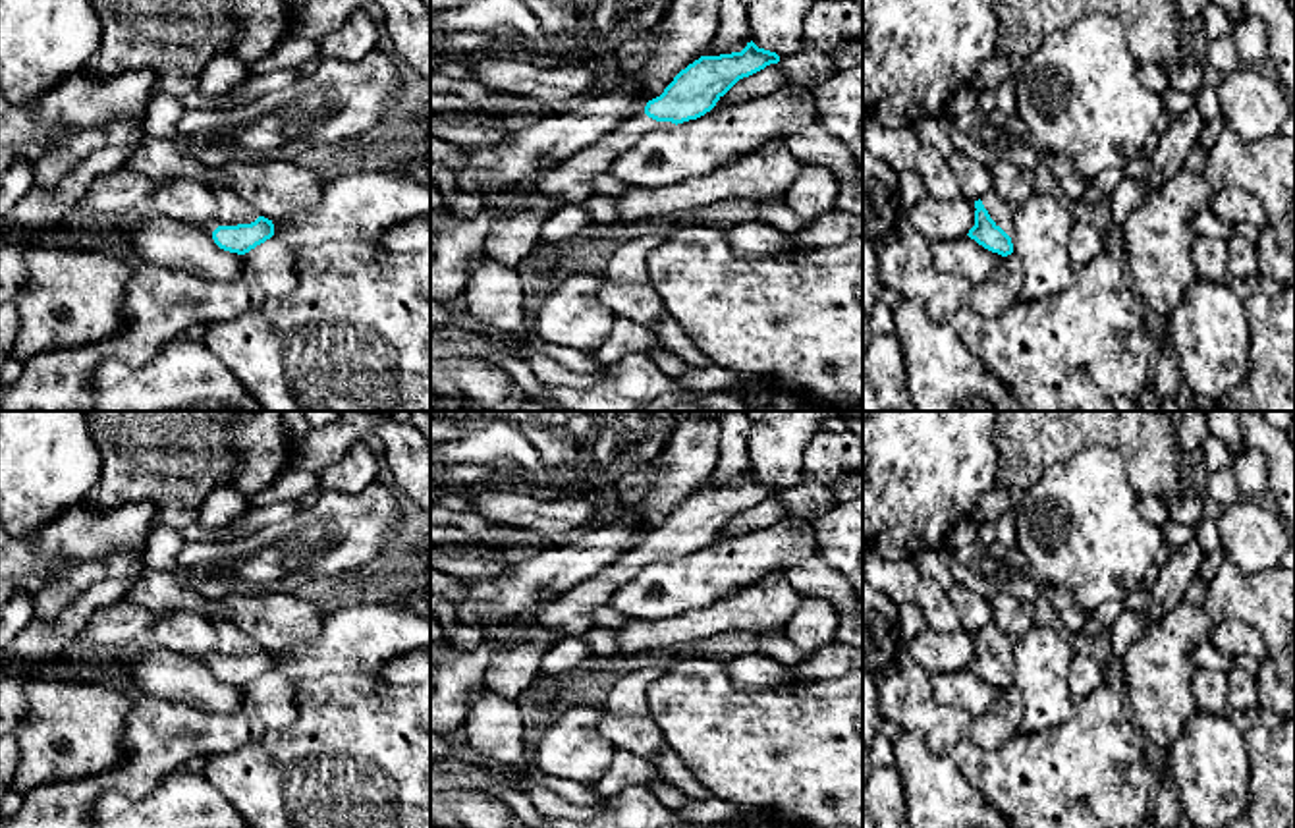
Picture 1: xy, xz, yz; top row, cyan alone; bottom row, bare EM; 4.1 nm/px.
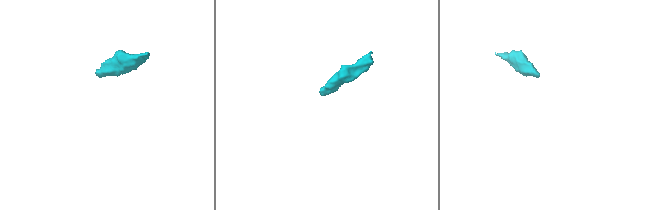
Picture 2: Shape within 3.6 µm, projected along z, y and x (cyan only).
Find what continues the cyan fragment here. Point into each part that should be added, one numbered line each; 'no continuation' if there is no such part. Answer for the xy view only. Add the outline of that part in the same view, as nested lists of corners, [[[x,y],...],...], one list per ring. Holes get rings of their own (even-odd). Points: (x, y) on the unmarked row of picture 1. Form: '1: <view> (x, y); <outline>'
1: xy (230, 641); [[[210,620],[216,631],[216,645],[201,660],[212,668],[218,658],[251,656],[261,647],[228,620]]]

